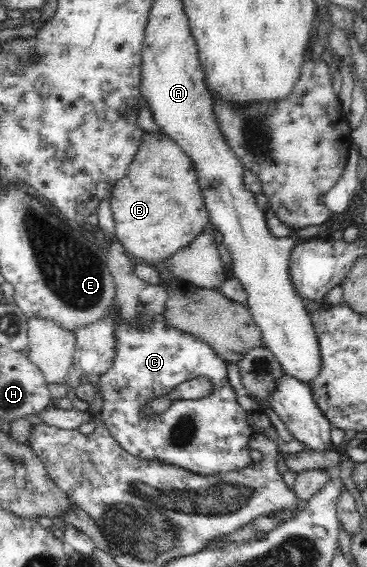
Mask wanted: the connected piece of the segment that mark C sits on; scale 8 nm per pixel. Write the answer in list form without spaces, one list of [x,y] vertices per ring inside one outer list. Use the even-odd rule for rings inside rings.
[[[156,316],[153,319],[153,326],[143,330],[138,330],[138,326],[130,324],[117,324],[117,328],[114,329],[112,353],[114,353],[112,367],[104,375],[98,376],[100,393],[104,398],[101,417],[110,436],[124,449],[124,452],[137,459],[166,463],[200,476],[240,471],[253,464],[251,449],[248,447],[249,439],[253,435],[247,423],[249,413],[240,407],[236,400],[237,395],[228,384],[226,363],[207,343],[192,337],[188,332],[172,327],[164,316]],[[200,377],[211,381],[213,390],[210,395],[195,400],[176,399],[162,414],[146,416],[143,407],[148,402],[160,396],[167,396],[185,381]]]

